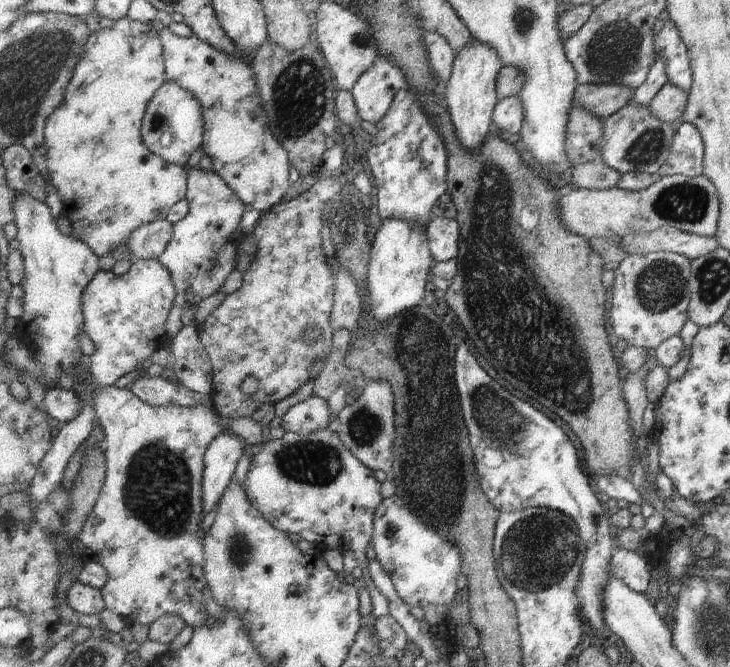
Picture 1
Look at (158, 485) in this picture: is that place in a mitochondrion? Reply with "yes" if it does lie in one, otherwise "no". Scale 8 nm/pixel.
yes

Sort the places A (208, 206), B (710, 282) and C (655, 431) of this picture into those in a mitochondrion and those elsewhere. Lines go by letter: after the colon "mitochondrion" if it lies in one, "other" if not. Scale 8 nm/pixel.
A: other
B: mitochondrion
C: other

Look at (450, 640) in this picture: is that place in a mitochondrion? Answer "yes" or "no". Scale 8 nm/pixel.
no

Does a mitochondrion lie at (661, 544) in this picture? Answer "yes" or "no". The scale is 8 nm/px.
no

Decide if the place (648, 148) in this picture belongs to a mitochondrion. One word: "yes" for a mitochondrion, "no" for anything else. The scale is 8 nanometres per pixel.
yes

